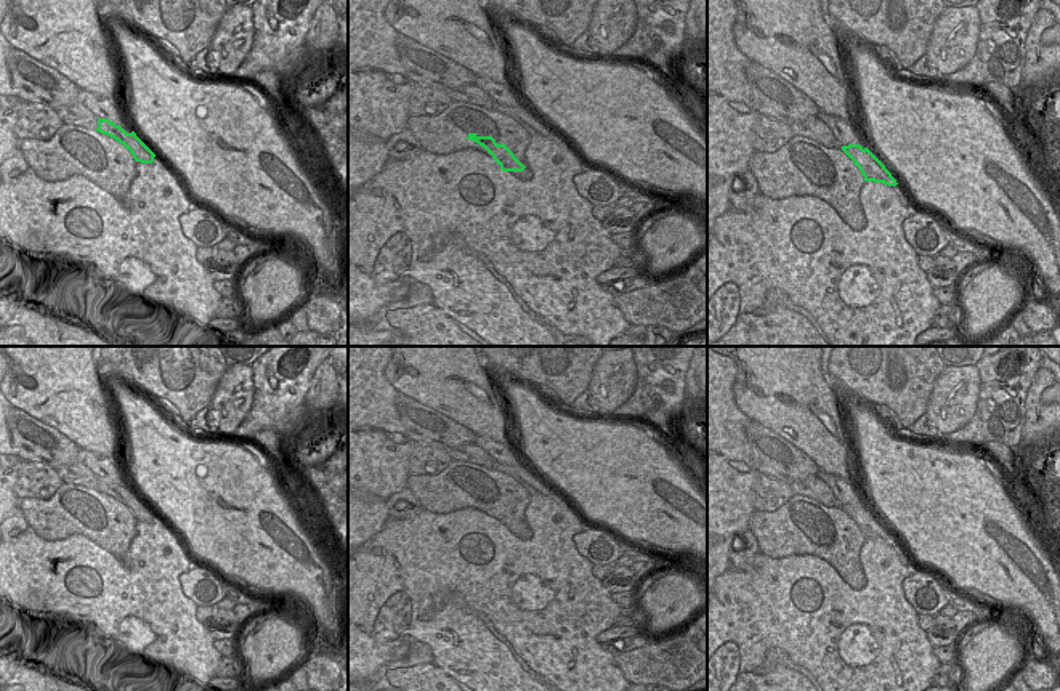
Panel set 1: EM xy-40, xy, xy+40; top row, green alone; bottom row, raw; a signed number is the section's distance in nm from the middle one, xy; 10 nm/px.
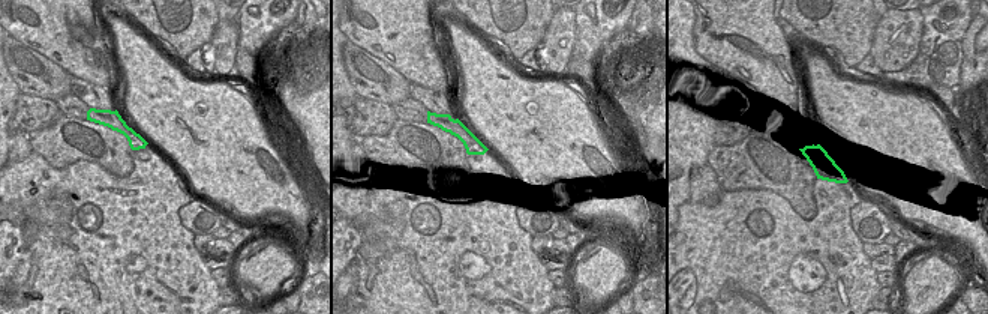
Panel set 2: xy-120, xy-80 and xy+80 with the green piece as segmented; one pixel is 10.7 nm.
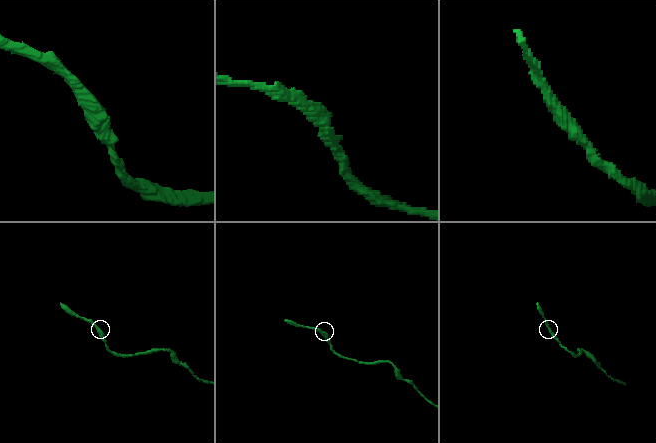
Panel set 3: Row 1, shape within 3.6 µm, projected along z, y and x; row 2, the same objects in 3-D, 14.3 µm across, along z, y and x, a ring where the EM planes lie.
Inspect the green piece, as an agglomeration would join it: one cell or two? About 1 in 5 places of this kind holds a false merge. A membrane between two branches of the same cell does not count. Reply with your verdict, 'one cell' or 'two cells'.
one cell

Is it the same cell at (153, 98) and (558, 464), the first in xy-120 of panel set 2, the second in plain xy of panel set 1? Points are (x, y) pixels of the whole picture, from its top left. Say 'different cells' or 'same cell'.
same cell

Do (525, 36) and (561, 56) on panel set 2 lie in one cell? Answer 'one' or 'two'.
two

